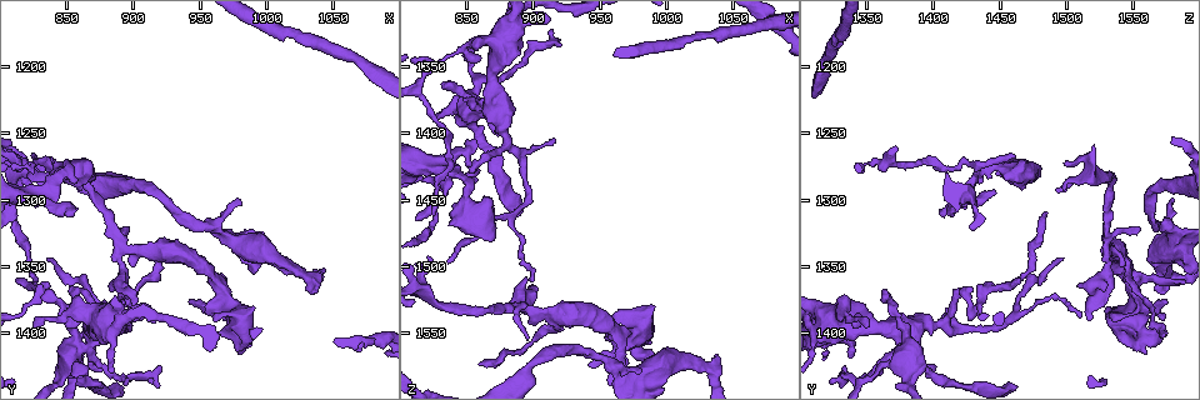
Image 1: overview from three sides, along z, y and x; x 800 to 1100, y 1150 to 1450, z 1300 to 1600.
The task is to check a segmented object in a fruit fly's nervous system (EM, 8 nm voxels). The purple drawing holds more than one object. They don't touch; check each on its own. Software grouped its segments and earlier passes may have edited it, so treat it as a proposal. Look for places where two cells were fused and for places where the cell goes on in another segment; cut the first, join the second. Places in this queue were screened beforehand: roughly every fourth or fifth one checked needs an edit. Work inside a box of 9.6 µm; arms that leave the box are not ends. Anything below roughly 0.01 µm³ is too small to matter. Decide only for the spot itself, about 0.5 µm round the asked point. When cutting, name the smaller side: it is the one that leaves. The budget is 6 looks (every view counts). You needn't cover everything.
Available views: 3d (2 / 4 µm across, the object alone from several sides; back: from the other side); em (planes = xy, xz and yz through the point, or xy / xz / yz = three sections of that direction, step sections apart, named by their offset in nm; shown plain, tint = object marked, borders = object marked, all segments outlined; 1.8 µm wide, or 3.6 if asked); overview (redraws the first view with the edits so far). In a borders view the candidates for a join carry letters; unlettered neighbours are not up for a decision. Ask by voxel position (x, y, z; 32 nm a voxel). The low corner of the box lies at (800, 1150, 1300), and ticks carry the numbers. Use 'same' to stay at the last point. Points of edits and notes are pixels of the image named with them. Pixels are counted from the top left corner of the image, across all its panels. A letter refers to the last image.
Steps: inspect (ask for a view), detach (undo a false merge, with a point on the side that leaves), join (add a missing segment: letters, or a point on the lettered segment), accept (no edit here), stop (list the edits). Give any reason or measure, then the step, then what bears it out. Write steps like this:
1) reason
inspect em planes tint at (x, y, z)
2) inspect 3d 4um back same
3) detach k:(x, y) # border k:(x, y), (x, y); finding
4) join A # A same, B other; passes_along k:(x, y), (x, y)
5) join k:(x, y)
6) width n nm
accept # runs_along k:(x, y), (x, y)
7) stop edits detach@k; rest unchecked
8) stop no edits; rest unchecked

looks like a crossing
inspect 3d 2um at (972, 1380, 1552)

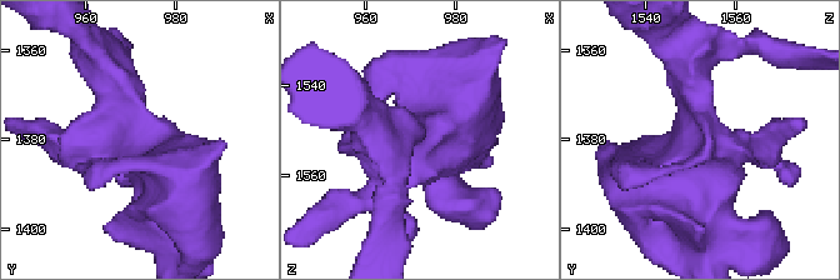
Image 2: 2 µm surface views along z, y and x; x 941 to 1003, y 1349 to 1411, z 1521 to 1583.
now the EM
inspect em planes tint at (970, 1378, 1552)

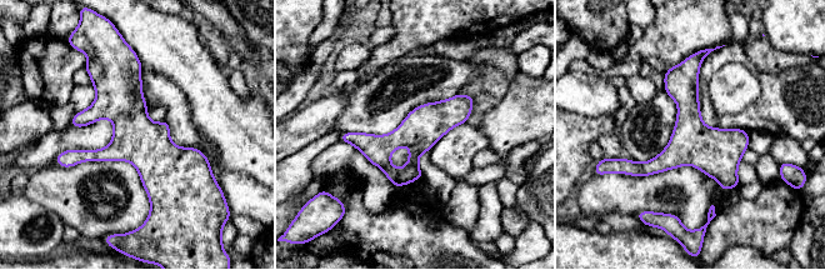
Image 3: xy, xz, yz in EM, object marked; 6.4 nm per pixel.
what lies round it
inspect em planes borders same

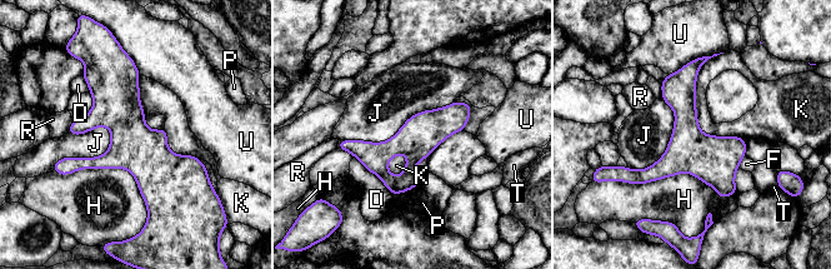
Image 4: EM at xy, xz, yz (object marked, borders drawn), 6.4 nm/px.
width 260 nm
accept # D other, F other, H other, J other, K other, P other, R other, T other, U other; runs_along 4:(126, 63), (151, 210); continuous, no second cell

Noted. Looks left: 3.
branch stops here
inspect em xz step 8 tint at (860, 1310, 1406)

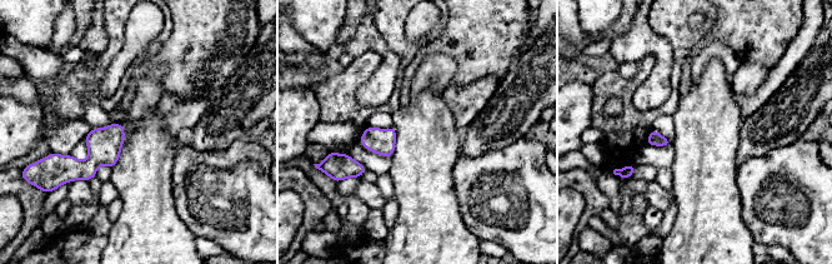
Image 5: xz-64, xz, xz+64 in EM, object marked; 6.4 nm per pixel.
another direction
inspect em yz step 16 borders same

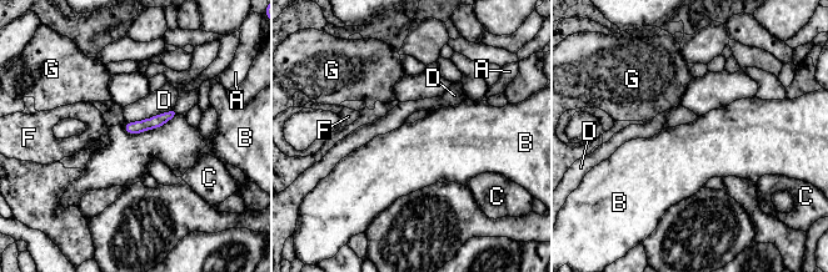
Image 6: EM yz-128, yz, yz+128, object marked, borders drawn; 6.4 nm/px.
accept # A other, B other, C other, D other, F other, G other; runs_along 6:(169, 115), (150, 124), (126, 126); no lettered segment goes on from it

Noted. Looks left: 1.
stop no edits; rest unchecked

